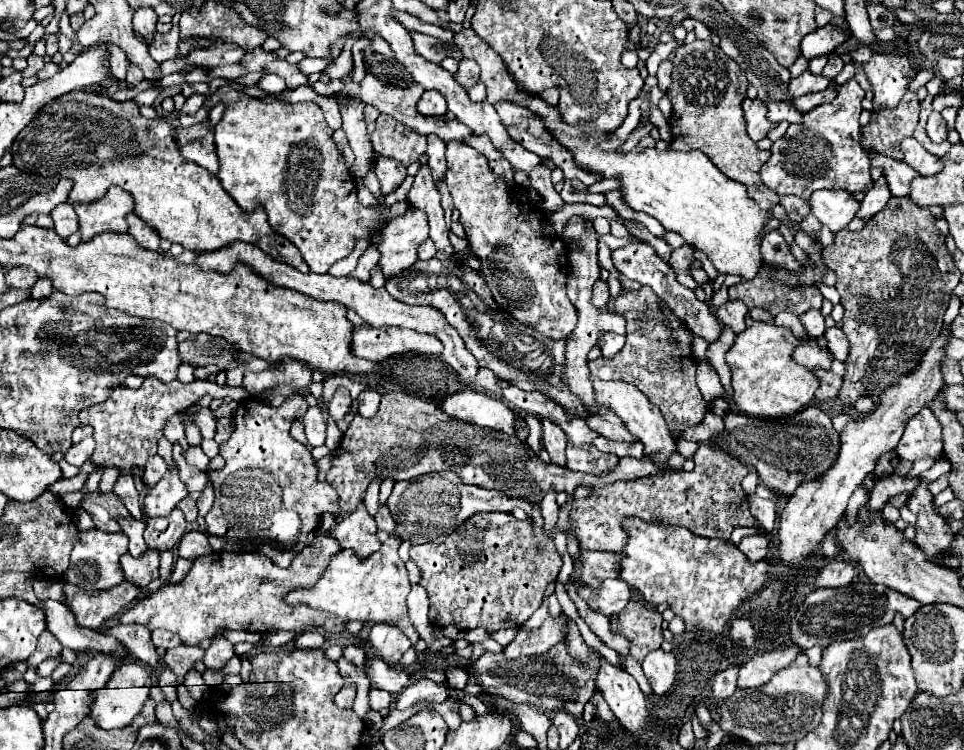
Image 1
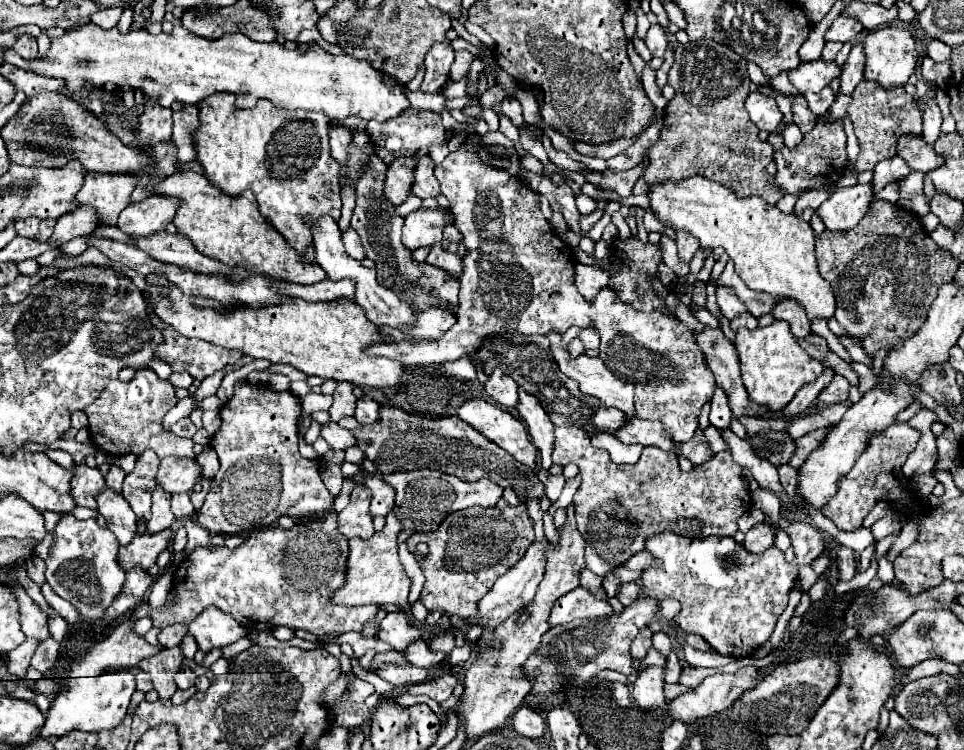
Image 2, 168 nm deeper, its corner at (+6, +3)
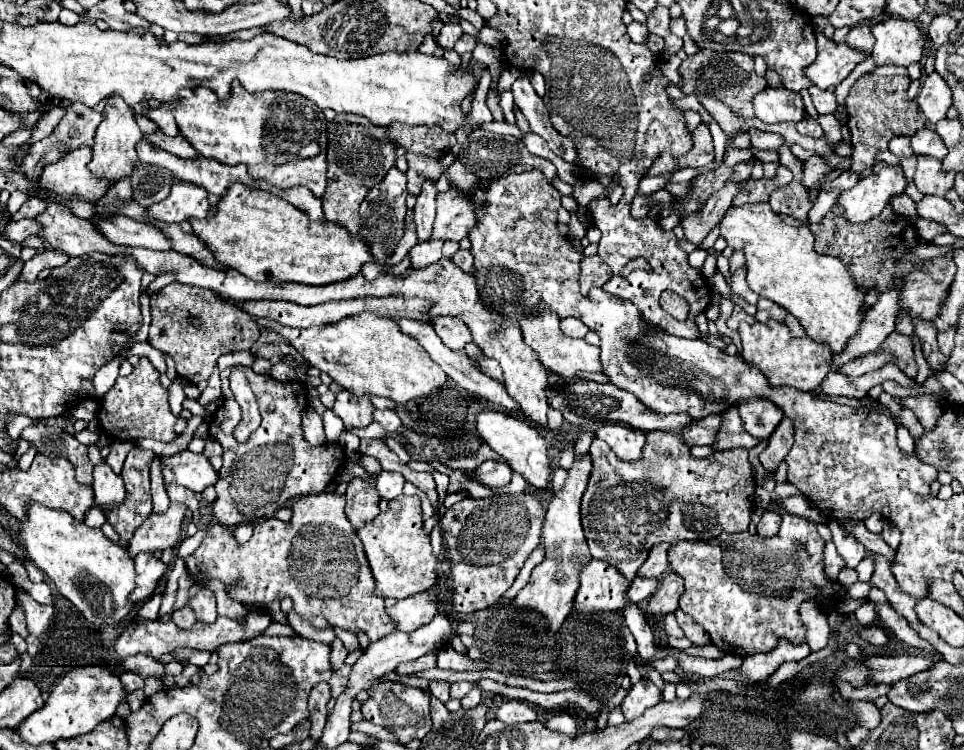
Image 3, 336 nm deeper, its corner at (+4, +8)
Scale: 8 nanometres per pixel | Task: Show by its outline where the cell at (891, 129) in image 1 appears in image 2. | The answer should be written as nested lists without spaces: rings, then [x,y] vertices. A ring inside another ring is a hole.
[[[862,80],[862,84],[856,86],[852,92],[852,102],[848,104],[848,118],[854,124],[854,132],[858,138],[860,154],[854,162],[854,172],[866,172],[874,170],[874,166],[880,160],[888,160],[896,156],[896,144],[898,138],[906,132],[920,134],[922,132],[922,112],[918,102],[904,92],[902,86],[896,88],[884,88],[872,80]]]

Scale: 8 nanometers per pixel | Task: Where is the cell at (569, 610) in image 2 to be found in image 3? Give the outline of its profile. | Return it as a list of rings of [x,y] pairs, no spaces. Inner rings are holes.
[[[592,559],[592,563],[582,567],[574,611],[586,615],[618,611],[624,607],[624,593],[628,587],[630,581],[624,579],[612,565]]]

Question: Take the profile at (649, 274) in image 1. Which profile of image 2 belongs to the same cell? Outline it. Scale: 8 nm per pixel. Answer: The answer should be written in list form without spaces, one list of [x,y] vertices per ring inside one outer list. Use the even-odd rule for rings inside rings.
[[[704,328],[702,334],[696,334],[696,342],[706,354],[710,370],[716,376],[716,384],[726,390],[730,400],[730,410],[734,418],[740,416],[756,416],[762,418],[770,410],[766,406],[754,404],[748,398],[748,392],[740,378],[740,362],[734,344],[722,334],[722,330]]]

